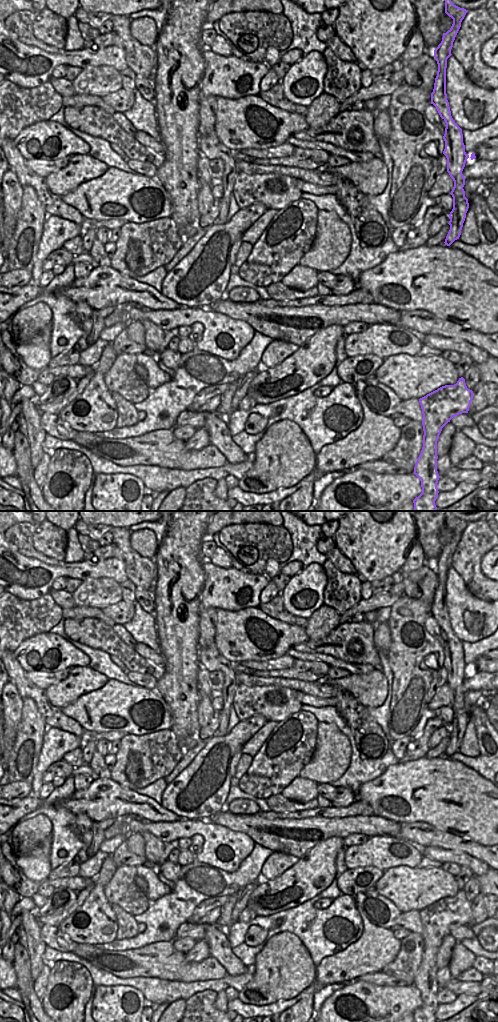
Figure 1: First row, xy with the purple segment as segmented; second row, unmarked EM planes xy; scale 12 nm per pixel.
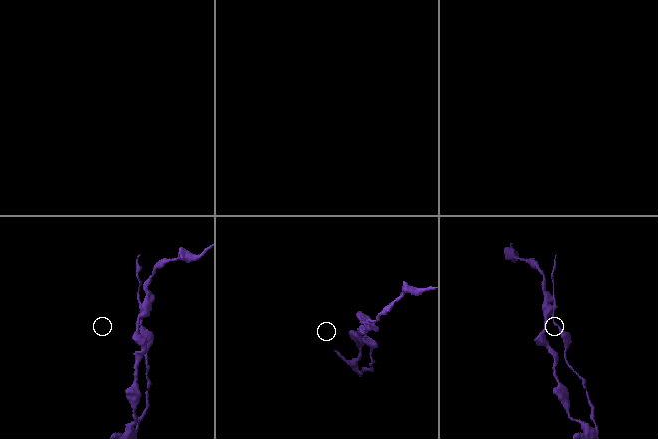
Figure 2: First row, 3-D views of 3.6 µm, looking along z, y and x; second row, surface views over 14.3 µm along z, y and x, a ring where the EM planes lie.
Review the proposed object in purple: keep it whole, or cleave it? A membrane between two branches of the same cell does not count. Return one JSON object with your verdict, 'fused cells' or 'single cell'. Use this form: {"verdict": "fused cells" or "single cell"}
{"verdict": "single cell"}

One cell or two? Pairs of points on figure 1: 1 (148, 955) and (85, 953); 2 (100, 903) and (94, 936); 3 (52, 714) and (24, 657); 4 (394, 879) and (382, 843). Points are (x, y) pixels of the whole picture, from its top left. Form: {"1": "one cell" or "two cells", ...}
{"1": "one cell", "2": "one cell", "3": "two cells", "4": "two cells"}

